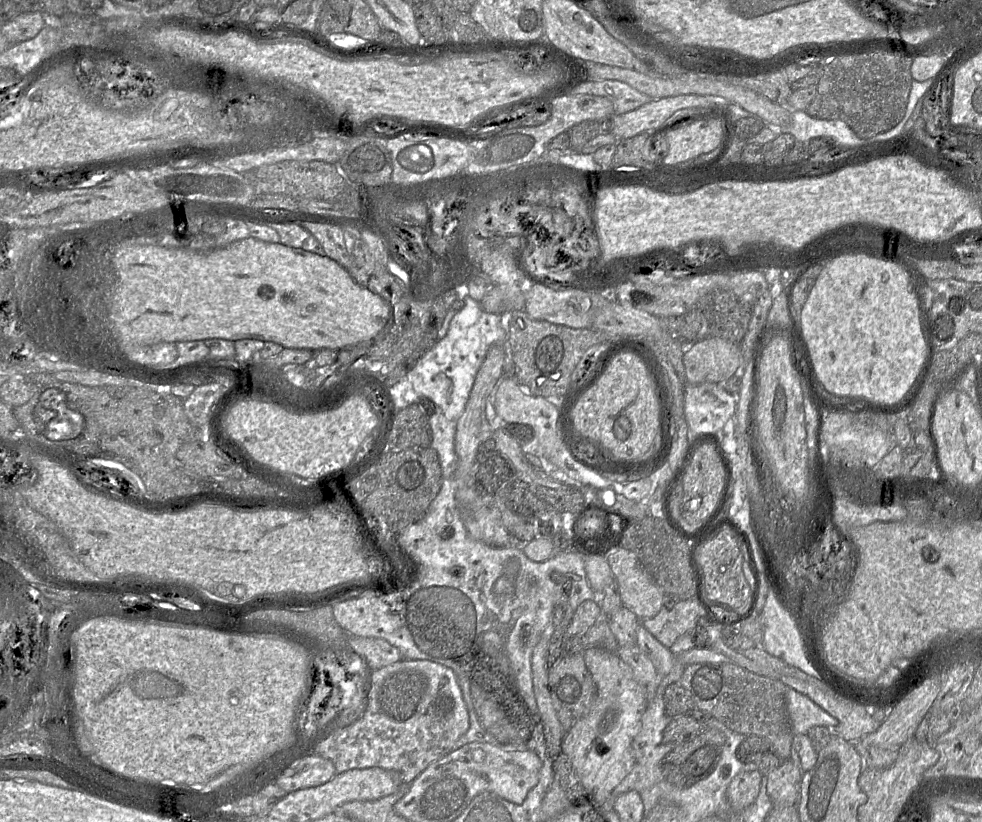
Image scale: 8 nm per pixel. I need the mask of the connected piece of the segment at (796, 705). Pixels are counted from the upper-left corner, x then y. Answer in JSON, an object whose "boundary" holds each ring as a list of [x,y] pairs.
{"boundary":[[[787,688],[785,703],[793,734],[806,735],[815,726],[834,727],[838,720],[793,688]]]}

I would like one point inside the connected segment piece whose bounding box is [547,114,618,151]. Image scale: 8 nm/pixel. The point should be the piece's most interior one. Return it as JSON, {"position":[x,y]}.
{"position":[575,138]}

